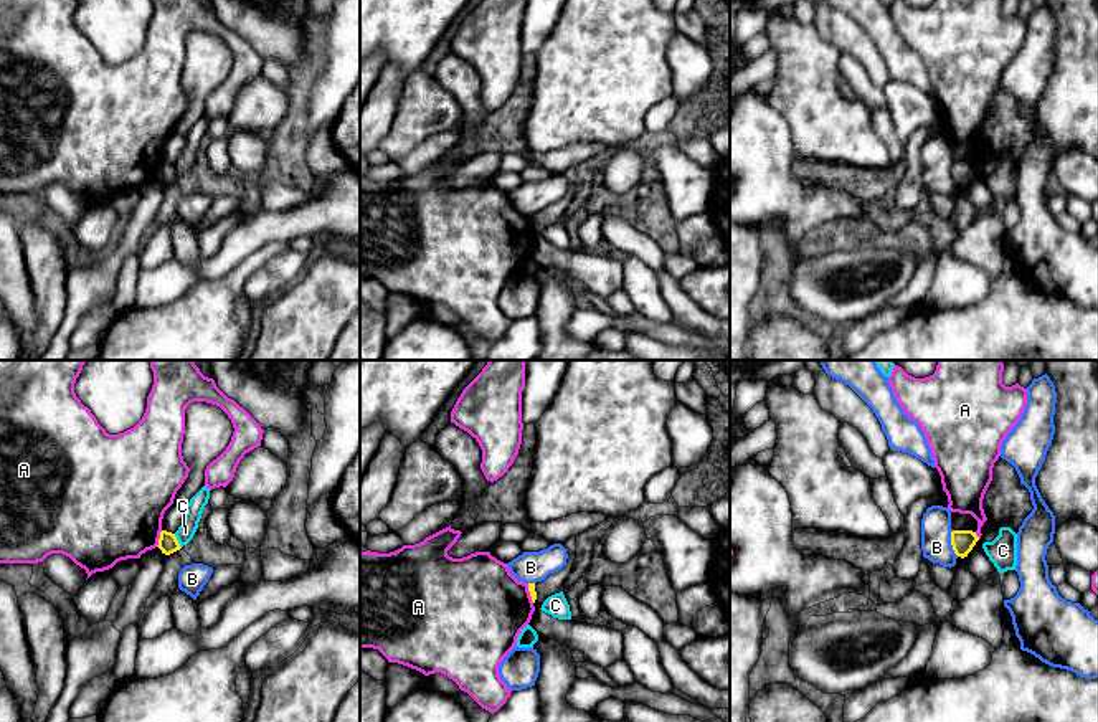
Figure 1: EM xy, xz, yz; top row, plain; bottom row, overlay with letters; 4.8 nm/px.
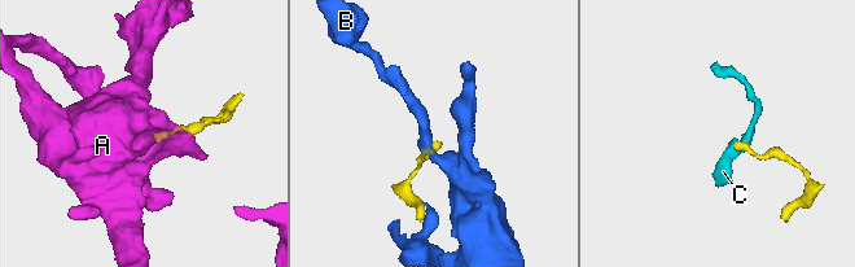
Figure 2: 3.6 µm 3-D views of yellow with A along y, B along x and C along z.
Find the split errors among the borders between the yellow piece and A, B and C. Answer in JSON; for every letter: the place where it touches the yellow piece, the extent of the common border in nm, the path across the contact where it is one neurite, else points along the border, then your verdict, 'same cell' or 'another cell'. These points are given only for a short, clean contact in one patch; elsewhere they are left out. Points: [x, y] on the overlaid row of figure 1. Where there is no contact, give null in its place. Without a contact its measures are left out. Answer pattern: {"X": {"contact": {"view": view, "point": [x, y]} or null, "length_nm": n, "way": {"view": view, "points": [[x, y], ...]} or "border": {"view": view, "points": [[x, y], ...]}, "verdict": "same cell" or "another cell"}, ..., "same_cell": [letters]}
{"A": {"contact": {"view": "xy", "point": [159, 539]}, "length_nm": 90, "border": {"view": "xy", "points": [[162, 531], [156, 546]]}, "verdict": "another cell"}, "B": {"contact": {"view": "yz", "point": [951, 544]}, "length_nm": 130, "border": {"view": "yz", "points": [[951, 531], [951, 549], [958, 555]]}, "verdict": "another cell"}, "C": {"contact": {"view": "xy", "point": [177, 541]}, "length_nm": 80, "border": {"view": "xy", "points": [[174, 534], [180, 547]]}, "verdict": "another cell"}, "same_cell": []}

